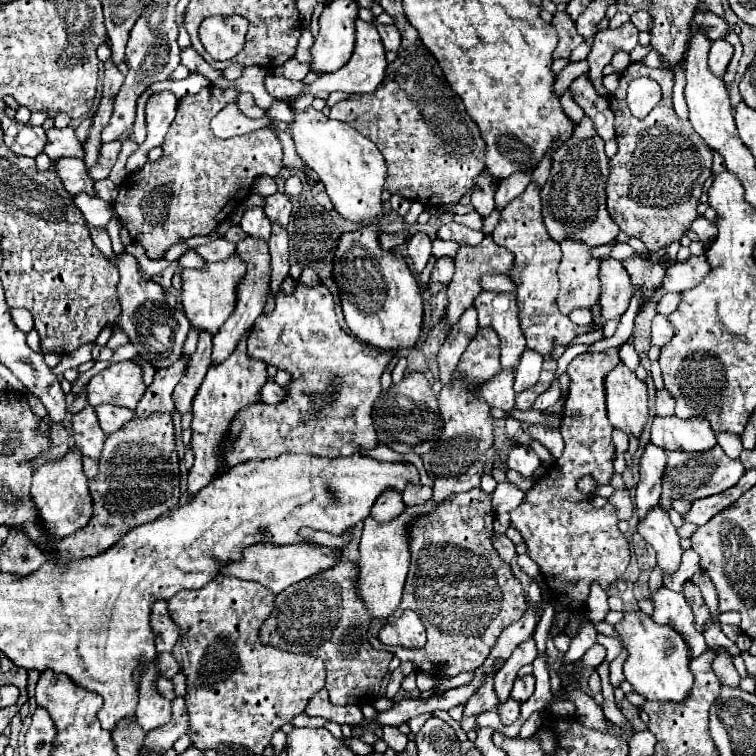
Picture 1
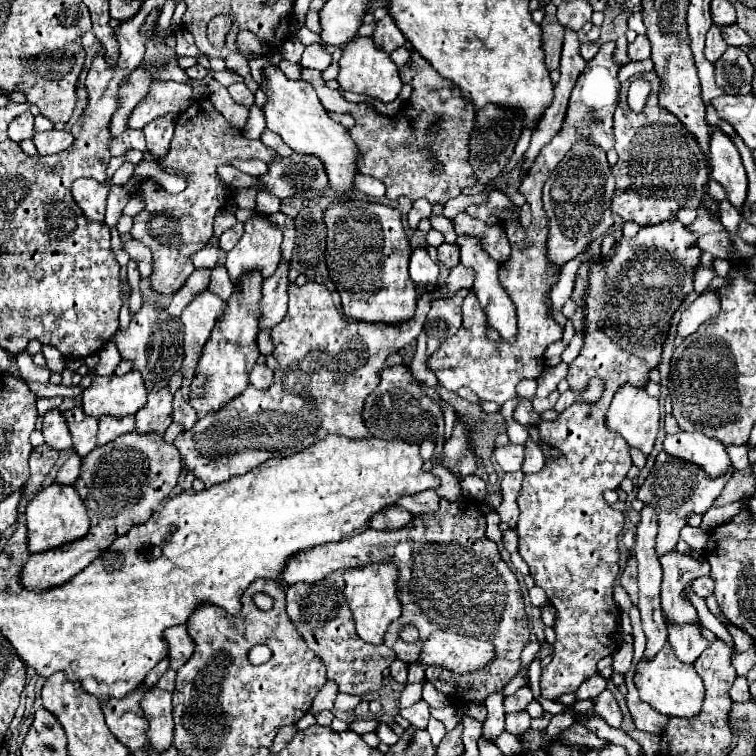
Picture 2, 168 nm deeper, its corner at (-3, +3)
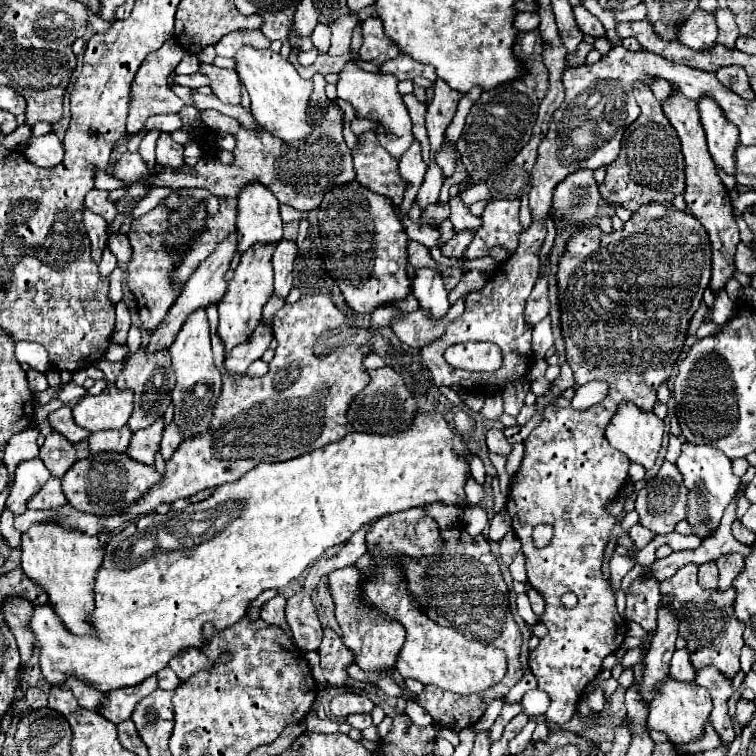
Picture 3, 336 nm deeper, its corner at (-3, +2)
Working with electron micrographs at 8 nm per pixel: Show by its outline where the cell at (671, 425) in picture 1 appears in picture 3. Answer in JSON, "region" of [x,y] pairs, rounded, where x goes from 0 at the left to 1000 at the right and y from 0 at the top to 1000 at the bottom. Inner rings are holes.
{"region":[[[906,583],[893,615],[903,628],[906,644],[911,647],[909,689],[919,697],[922,710],[938,710],[948,700],[954,681],[956,681],[959,671],[964,668],[964,663],[970,660],[980,634],[970,628],[967,610],[959,607],[959,602],[954,602],[954,597],[948,597],[946,591],[938,591],[938,589],[917,589],[917,586]]]}

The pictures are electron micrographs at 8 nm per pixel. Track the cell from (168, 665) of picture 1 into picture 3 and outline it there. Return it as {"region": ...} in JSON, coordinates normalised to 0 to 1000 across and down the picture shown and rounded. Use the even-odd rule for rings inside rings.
{"region":[[[208,893],[202,898],[192,898],[192,903],[184,903],[179,909],[165,909],[157,914],[147,914],[139,922],[139,930],[134,930],[134,946],[147,951],[149,956],[160,956],[173,948],[176,935],[194,919],[200,919],[208,911]]]}

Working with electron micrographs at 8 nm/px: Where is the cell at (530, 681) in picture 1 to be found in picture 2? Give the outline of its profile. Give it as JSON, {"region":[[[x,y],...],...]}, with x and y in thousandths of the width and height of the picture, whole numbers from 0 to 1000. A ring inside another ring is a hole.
{"region":[[[692,907],[687,910],[679,921],[668,923],[668,942],[689,942],[697,937],[697,931],[705,926],[705,918],[702,918],[702,910],[700,907]]]}

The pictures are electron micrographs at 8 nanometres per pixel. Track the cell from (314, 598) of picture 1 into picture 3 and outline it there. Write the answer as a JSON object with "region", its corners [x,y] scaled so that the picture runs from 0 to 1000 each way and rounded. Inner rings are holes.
{"region":[[[427,832],[427,848],[422,853],[425,866],[425,882],[427,893],[435,901],[435,906],[456,911],[462,909],[462,880],[467,880],[467,861],[456,856],[454,845],[438,832]]]}

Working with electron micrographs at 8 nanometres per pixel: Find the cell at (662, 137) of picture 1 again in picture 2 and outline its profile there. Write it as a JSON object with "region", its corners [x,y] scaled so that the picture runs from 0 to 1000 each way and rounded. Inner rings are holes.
{"region":[[[853,95],[851,101],[837,101],[821,111],[819,140],[813,146],[813,198],[819,214],[808,222],[813,233],[813,257],[808,265],[808,278],[824,291],[837,291],[845,299],[872,296],[896,283],[898,275],[925,275],[933,257],[933,243],[938,238],[935,212],[927,204],[917,180],[890,151],[869,135],[872,103],[866,95]],[[843,103],[861,108],[861,124],[848,148],[837,148],[829,138],[832,111]]]}

